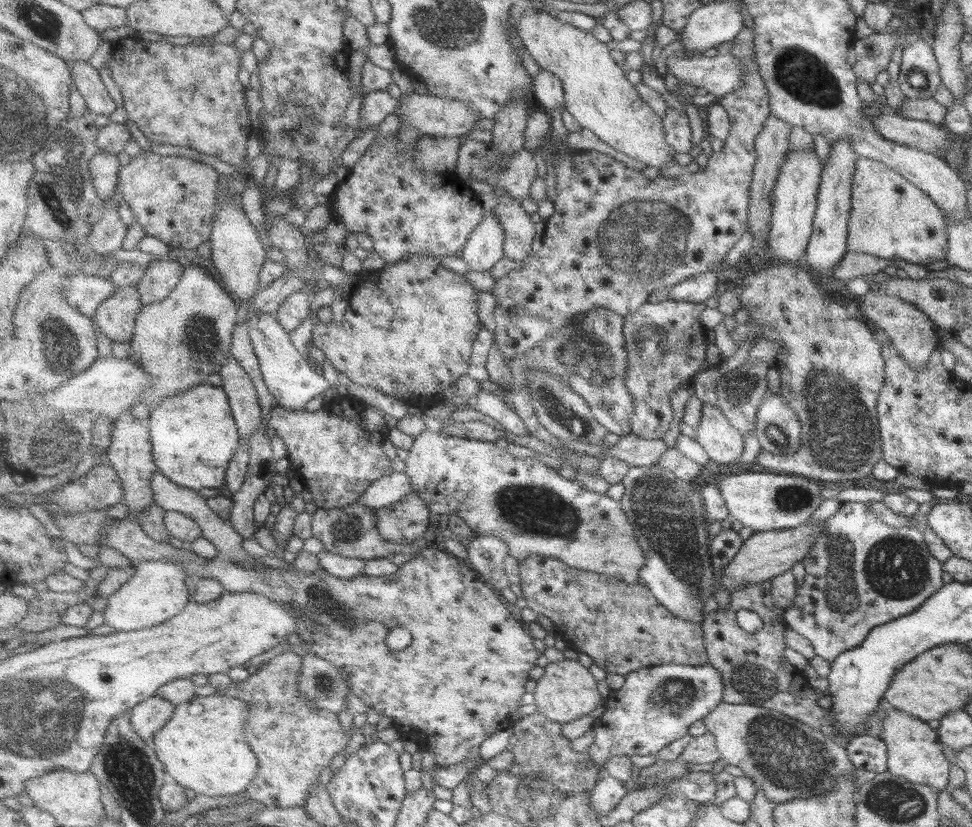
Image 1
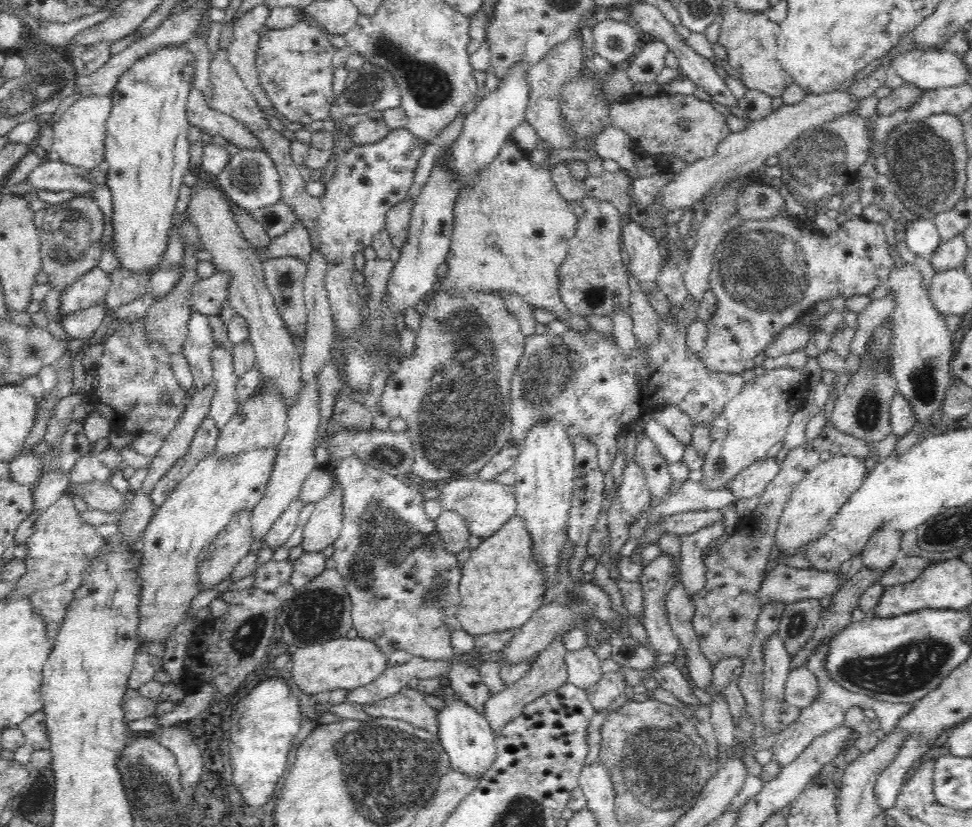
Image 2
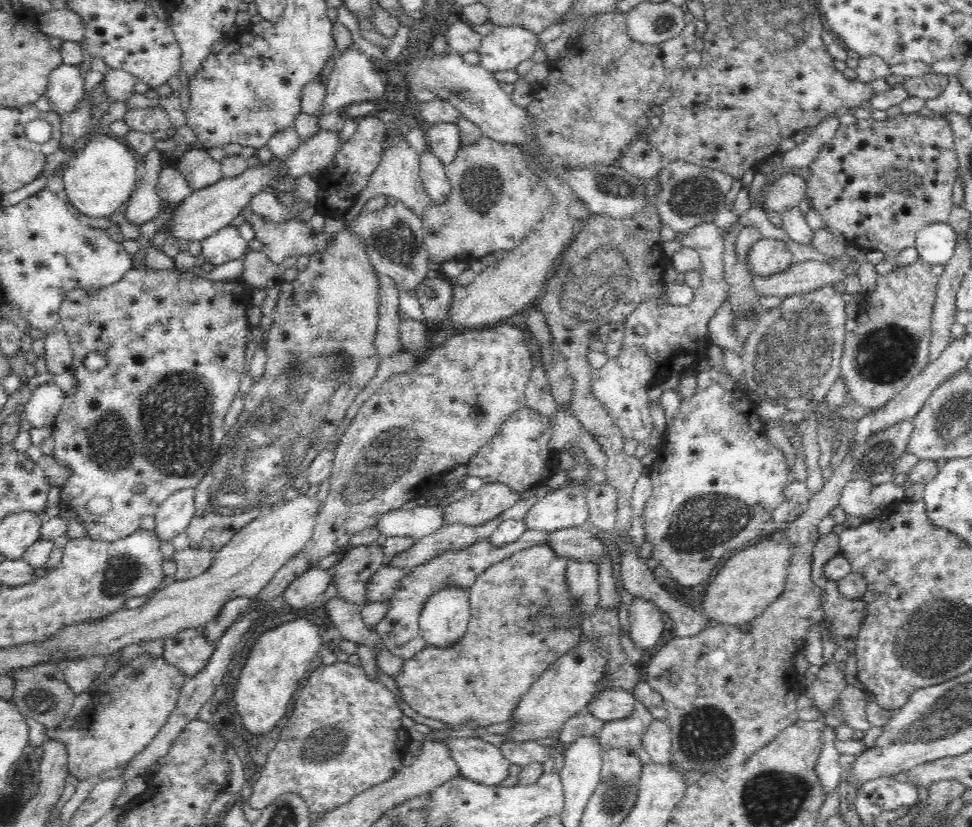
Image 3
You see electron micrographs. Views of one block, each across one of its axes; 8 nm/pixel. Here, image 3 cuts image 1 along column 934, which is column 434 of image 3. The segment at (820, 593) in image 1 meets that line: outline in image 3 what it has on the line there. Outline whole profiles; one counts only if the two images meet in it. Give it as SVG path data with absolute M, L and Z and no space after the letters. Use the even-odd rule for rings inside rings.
M528 528L527 532L524 532L517 542L511 543L509 546L494 547L490 543L490 538L488 538L476 542L466 549L448 551L442 557L423 563L421 566L414 568L413 572L406 575L399 583L399 590L395 591L392 599L388 601L391 607L383 619L374 627L374 631L379 634L391 654L402 658L404 661L411 660L416 654L422 653L427 645L419 634L419 616L432 594L436 594L444 588L450 588L450 586L458 586L469 590L475 584L478 575L490 566L510 558L512 554L530 549L532 546L547 545L550 538L551 533L546 530L531 530Z

